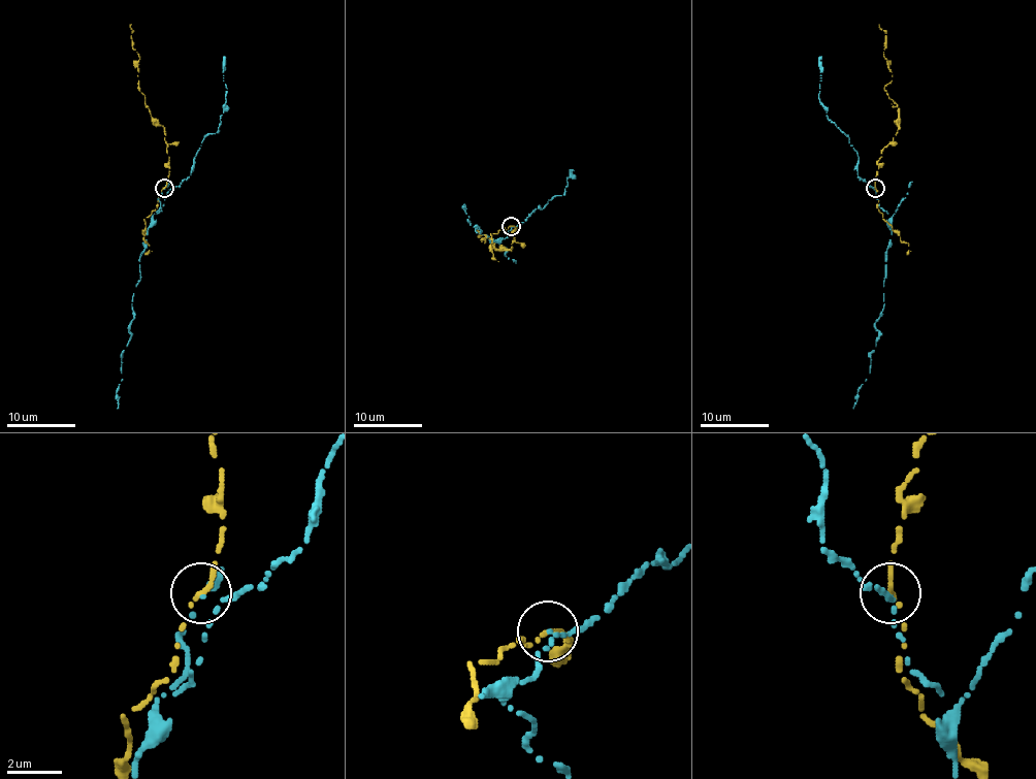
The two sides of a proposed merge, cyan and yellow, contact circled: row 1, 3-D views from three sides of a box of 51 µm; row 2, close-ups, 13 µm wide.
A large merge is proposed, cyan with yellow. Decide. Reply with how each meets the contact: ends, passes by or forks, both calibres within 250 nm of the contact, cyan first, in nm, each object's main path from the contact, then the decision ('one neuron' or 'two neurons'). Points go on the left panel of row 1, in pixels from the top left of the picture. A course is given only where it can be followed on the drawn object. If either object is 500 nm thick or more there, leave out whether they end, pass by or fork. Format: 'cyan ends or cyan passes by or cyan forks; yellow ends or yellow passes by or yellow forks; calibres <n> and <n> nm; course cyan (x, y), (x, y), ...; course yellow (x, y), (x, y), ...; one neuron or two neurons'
cyan passes by; yellow ends; calibres 80 and 240 nm; course cyan (163, 188), (163, 205), (139, 259), (140, 278), (132, 297), (134, 320), (122, 354), (117, 408); course yellow (163, 188), (168, 177), (163, 128), (139, 91), (139, 57), (130, 36), (130, 24); two neurons

